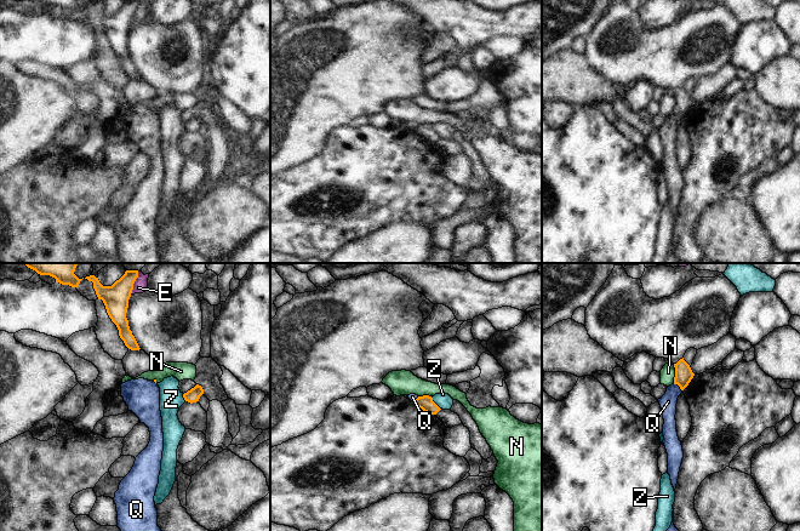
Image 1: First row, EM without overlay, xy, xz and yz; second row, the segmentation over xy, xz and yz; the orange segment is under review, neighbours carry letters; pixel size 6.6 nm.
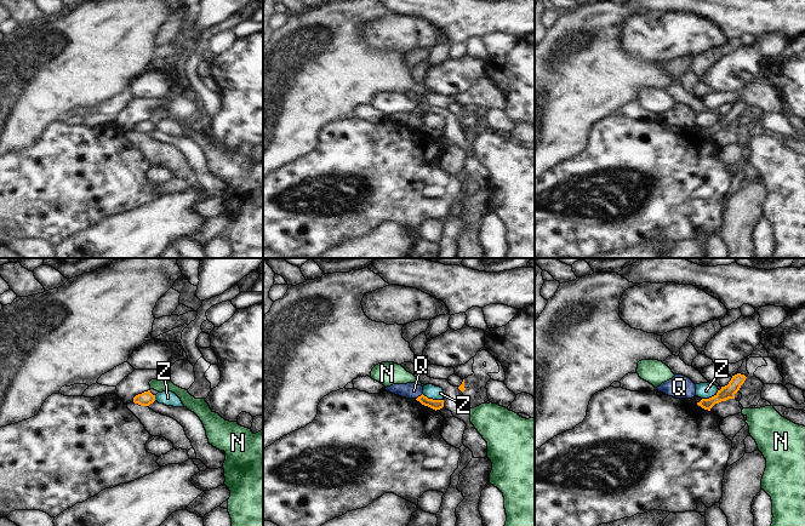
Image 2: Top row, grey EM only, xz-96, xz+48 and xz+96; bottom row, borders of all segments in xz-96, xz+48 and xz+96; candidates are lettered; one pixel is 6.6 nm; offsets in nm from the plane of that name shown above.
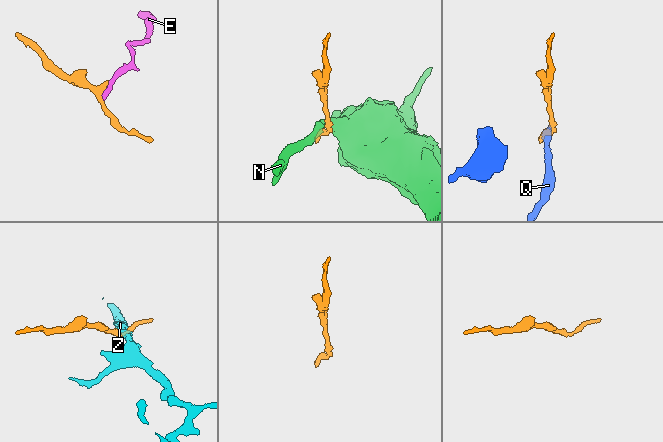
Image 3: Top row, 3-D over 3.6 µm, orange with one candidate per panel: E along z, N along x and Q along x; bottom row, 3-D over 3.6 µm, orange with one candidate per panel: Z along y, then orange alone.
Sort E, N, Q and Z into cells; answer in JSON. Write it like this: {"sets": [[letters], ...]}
{"sets": [["E", "Z"], ["N"], ["Q"]]}

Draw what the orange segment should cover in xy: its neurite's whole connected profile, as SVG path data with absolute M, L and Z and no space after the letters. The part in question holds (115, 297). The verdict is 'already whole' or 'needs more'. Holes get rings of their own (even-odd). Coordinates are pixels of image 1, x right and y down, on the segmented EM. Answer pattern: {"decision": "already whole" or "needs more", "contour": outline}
{"decision": "already whole", "contour": "M126 270L125 274L112 286L103 286L95 275L85 278L93 282L93 289L98 299L103 301L109 318L119 330L120 338L131 350L141 349L130 330L128 320L126 318L128 299L137 278L138 270Z"}

